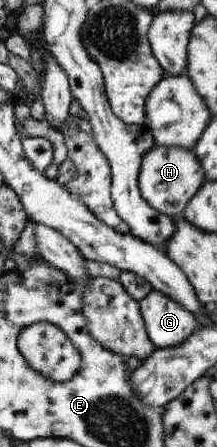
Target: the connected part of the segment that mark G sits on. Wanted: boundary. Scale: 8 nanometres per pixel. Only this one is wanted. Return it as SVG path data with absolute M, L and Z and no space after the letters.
M153 289L139 301L148 337L156 348L180 345L195 330L193 313L169 295Z

